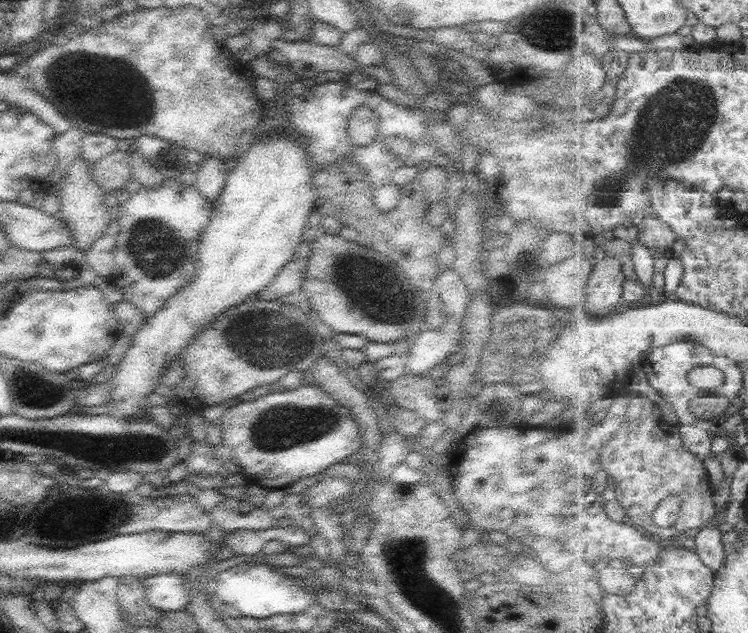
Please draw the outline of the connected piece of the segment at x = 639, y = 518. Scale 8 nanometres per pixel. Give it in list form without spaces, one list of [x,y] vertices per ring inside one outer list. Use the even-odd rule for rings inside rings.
[[[632,390],[624,396],[632,396],[632,412],[628,411],[623,427],[603,446],[602,459],[605,470],[618,484],[618,500],[627,508],[630,524],[646,531],[658,542],[671,542],[684,531],[694,534],[719,513],[704,460],[688,450],[680,425],[670,425],[663,418],[657,419],[654,401]],[[671,496],[679,496],[683,500],[681,513],[676,524],[661,528],[654,522],[654,510]]]

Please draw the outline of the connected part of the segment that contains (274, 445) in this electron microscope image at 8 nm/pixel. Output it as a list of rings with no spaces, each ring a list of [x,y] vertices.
[[[316,384],[283,392],[274,391],[252,401],[242,401],[224,411],[221,424],[223,445],[234,450],[242,467],[242,474],[250,483],[257,483],[268,490],[292,486],[306,476],[320,475],[328,467],[348,460],[363,446],[363,436],[351,415],[331,394]]]

